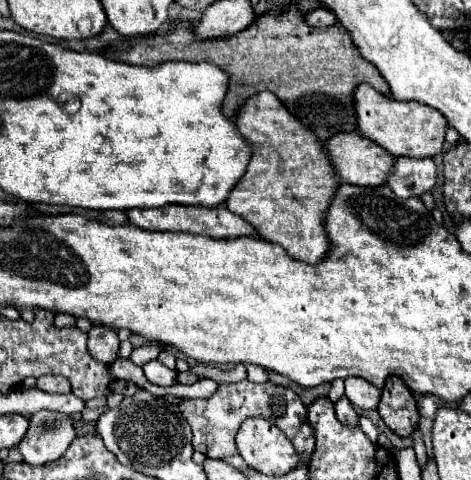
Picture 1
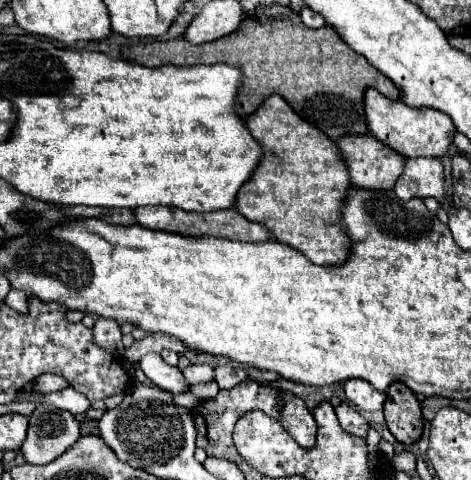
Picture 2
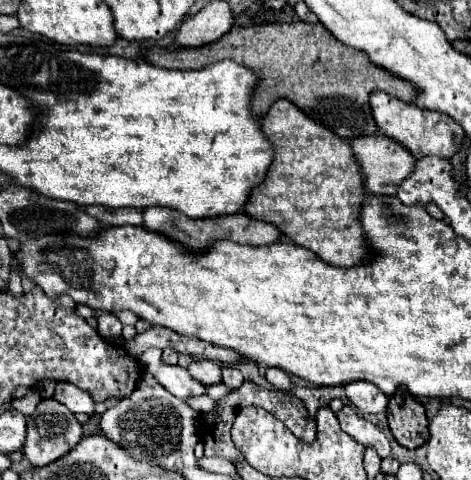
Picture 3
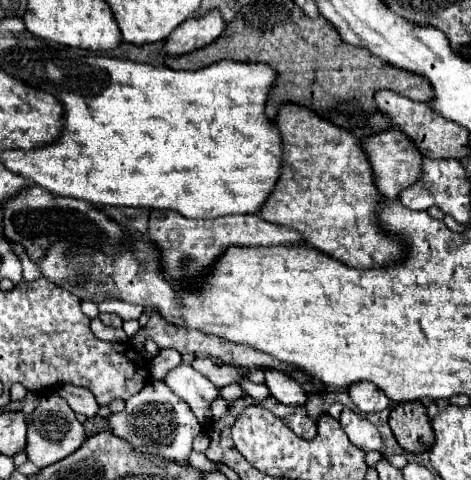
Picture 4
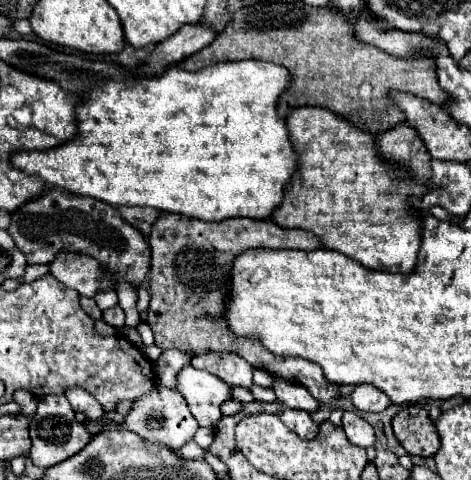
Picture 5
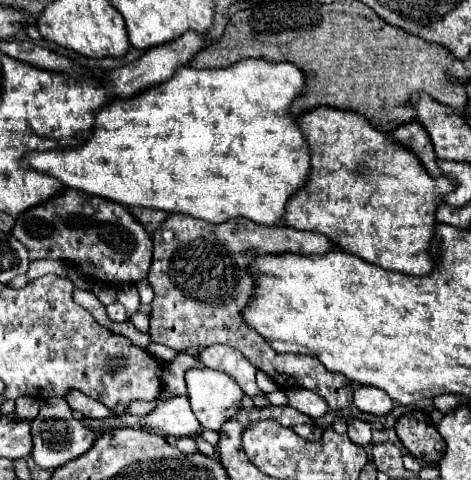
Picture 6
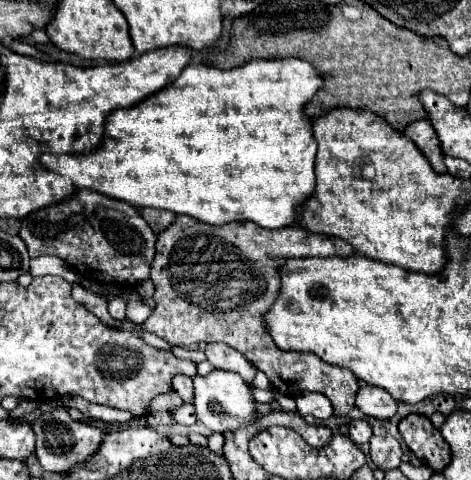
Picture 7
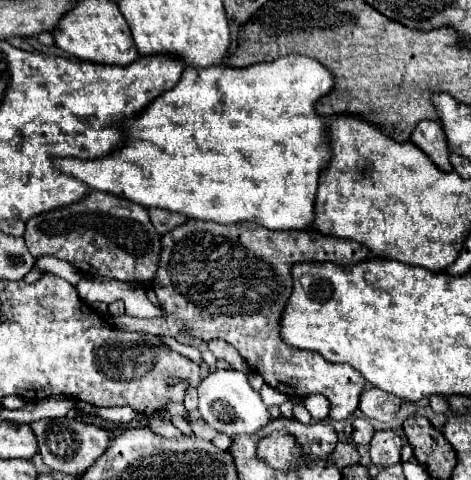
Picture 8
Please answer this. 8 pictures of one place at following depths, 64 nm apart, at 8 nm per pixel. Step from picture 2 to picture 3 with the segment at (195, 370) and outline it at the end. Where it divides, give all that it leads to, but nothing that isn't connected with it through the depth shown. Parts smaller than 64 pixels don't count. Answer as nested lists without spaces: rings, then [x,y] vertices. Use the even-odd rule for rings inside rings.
[[[194,360],[190,366],[188,366],[188,372],[192,376],[196,376],[198,380],[202,380],[204,386],[208,384],[218,384],[222,378],[220,378],[220,366],[216,362],[210,362],[210,360]]]

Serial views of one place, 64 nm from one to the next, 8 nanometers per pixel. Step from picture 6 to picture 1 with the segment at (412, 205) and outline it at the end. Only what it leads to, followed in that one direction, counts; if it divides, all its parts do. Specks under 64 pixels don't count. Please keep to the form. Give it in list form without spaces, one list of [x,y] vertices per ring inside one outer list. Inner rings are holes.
[[[272,92],[250,96],[238,110],[234,124],[252,148],[252,158],[224,206],[254,226],[256,236],[280,244],[288,256],[316,264],[328,252],[322,228],[324,208],[340,184],[318,138],[308,132]]]

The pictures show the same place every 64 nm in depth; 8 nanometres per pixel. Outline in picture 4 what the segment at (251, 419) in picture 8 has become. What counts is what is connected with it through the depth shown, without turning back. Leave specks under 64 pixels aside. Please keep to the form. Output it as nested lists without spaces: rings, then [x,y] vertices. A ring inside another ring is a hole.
[[[180,364],[178,368],[172,368],[164,376],[164,384],[196,412],[200,424],[206,424],[212,418],[208,406],[214,398],[218,398],[218,388],[202,374],[192,370],[192,366]]]

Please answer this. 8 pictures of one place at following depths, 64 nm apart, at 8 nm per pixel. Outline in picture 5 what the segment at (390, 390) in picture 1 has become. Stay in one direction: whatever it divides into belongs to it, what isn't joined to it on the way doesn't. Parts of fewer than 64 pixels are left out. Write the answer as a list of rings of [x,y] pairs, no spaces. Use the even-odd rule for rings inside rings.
[[[420,404],[402,408],[392,420],[394,434],[402,448],[414,456],[432,456],[440,448],[438,432]]]

